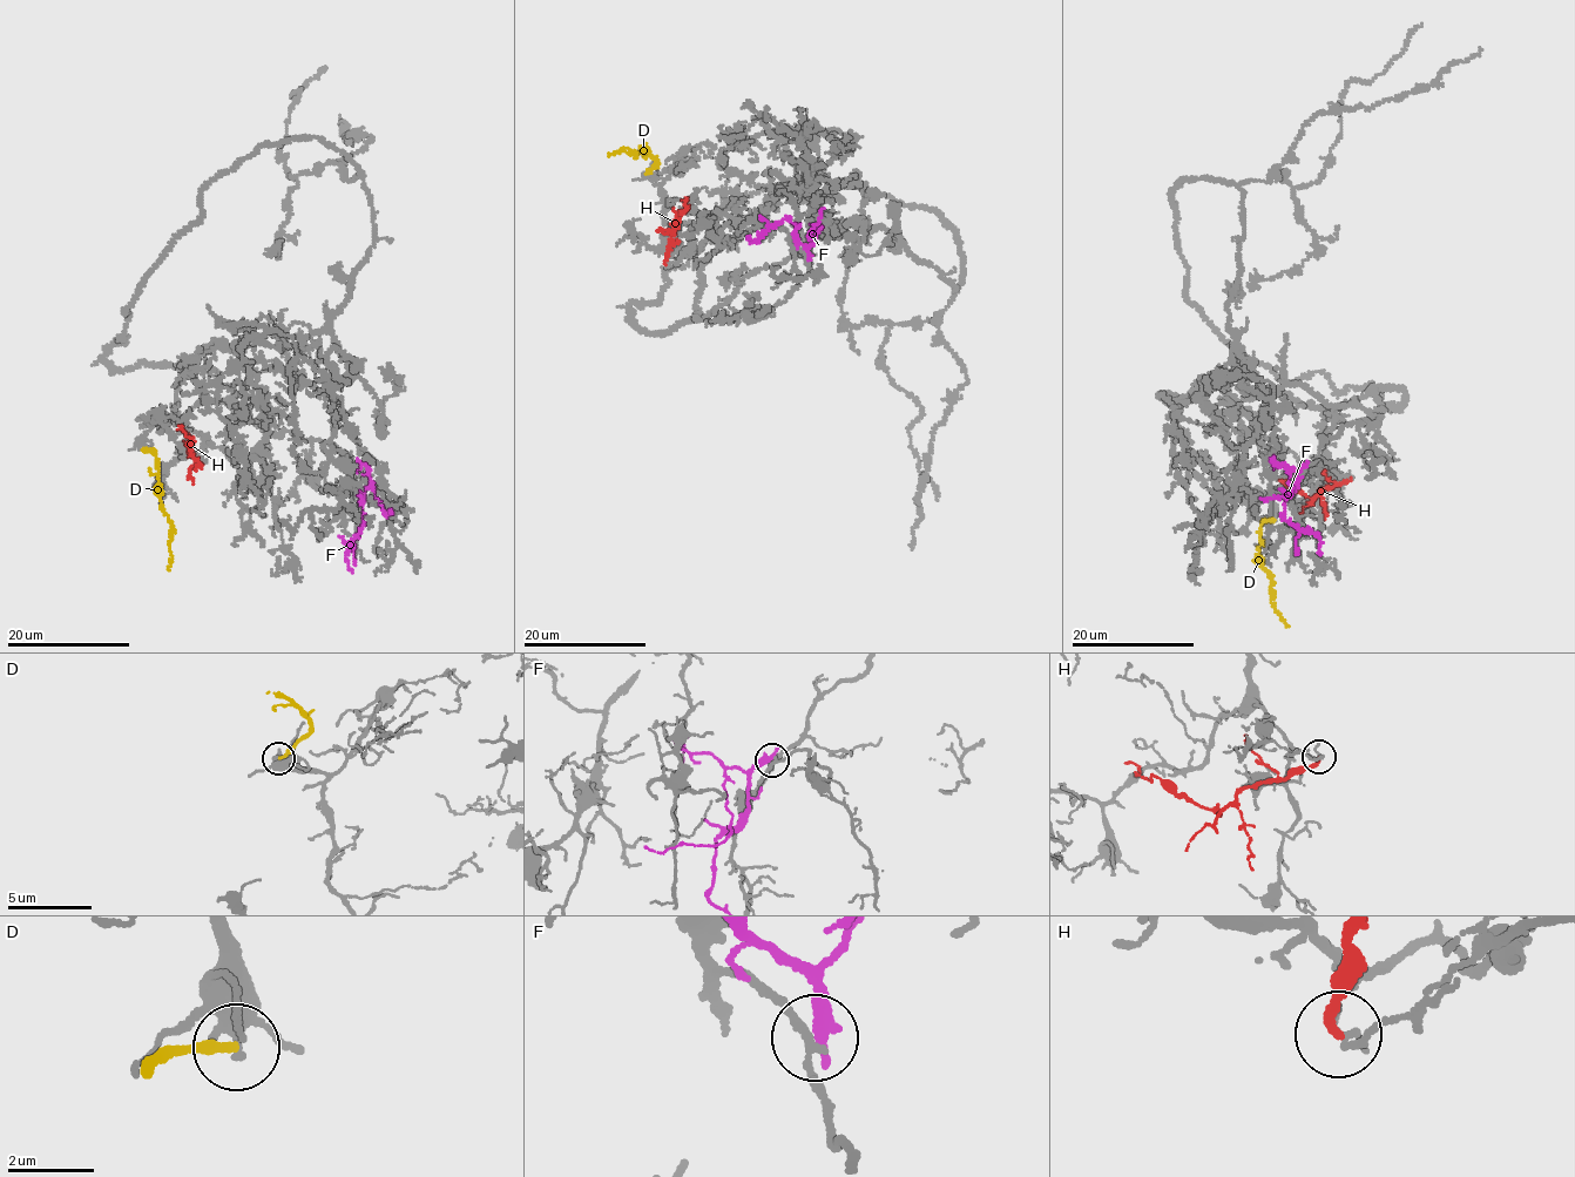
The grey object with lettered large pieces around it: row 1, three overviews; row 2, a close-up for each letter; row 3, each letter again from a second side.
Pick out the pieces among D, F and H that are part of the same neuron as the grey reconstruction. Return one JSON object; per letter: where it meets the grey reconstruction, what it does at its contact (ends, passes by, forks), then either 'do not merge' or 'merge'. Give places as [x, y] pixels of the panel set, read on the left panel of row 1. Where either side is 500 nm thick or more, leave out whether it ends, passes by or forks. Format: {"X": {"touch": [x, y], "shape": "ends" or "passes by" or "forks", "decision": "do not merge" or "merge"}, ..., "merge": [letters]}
{"D": {"touch": [141, 450], "shape": "ends", "decision": "do not merge"}, "F": {"touch": [371, 485], "shape": "ends", "decision": "do not merge"}, "H": {"touch": [189, 450], "shape": "ends", "decision": "do not merge"}, "merge": []}

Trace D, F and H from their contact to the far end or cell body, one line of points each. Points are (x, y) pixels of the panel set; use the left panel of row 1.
D: (141, 450), (155, 454), (162, 512), (170, 520), (169, 569)
F: (371, 485), (364, 488), (362, 526), (346, 552), (347, 568), (351, 572)
H: (189, 450), (196, 460), (190, 454), (193, 438), (180, 425)

